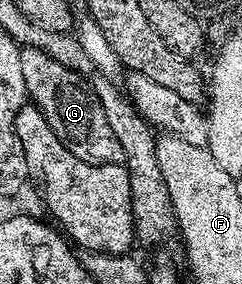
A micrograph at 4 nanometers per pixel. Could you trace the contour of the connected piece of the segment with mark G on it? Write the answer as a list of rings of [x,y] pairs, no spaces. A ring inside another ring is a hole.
[[[21,48],[20,58],[22,59],[22,79],[26,79],[28,97],[46,115],[50,127],[56,132],[58,139],[62,139],[65,147],[74,151],[74,155],[78,155],[78,159],[91,165],[124,165],[122,143],[118,143],[118,138],[115,137],[109,121],[106,120],[106,111],[102,111],[102,103],[96,98],[91,88],[85,84],[80,74],[74,72],[73,69],[67,69],[62,63],[56,63],[50,55],[46,55],[44,49]]]

